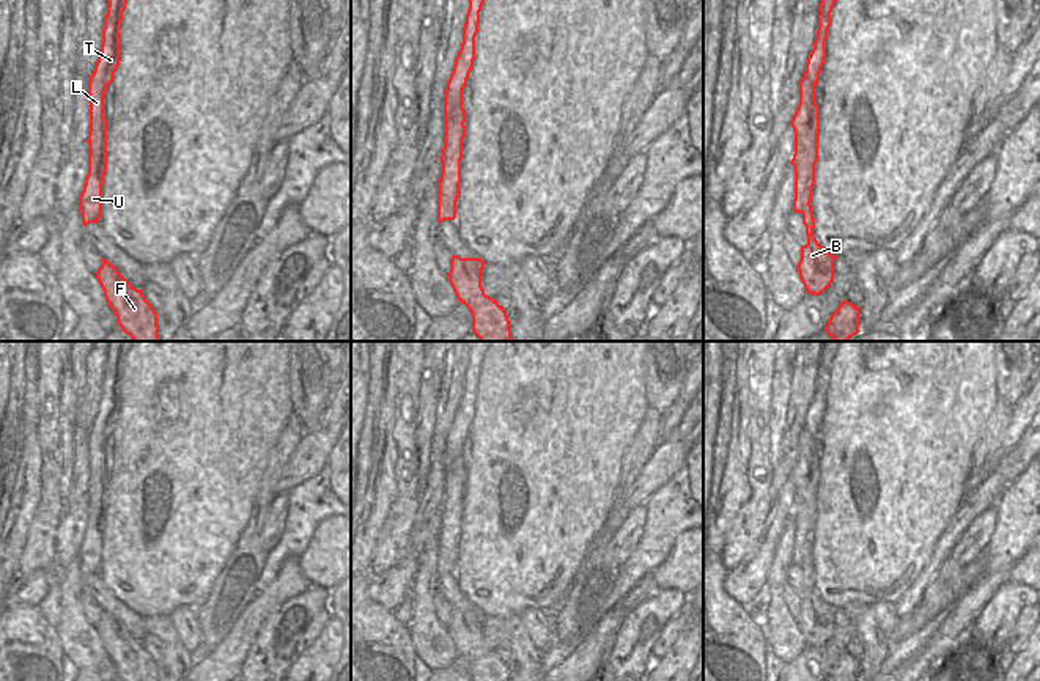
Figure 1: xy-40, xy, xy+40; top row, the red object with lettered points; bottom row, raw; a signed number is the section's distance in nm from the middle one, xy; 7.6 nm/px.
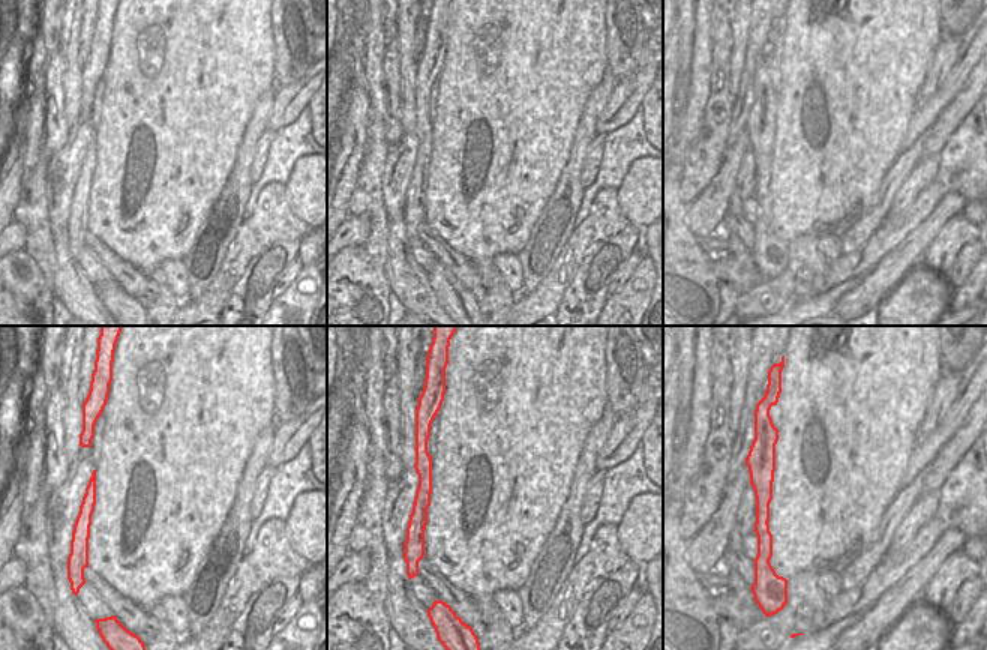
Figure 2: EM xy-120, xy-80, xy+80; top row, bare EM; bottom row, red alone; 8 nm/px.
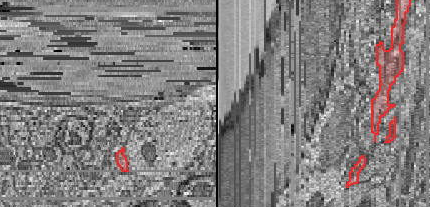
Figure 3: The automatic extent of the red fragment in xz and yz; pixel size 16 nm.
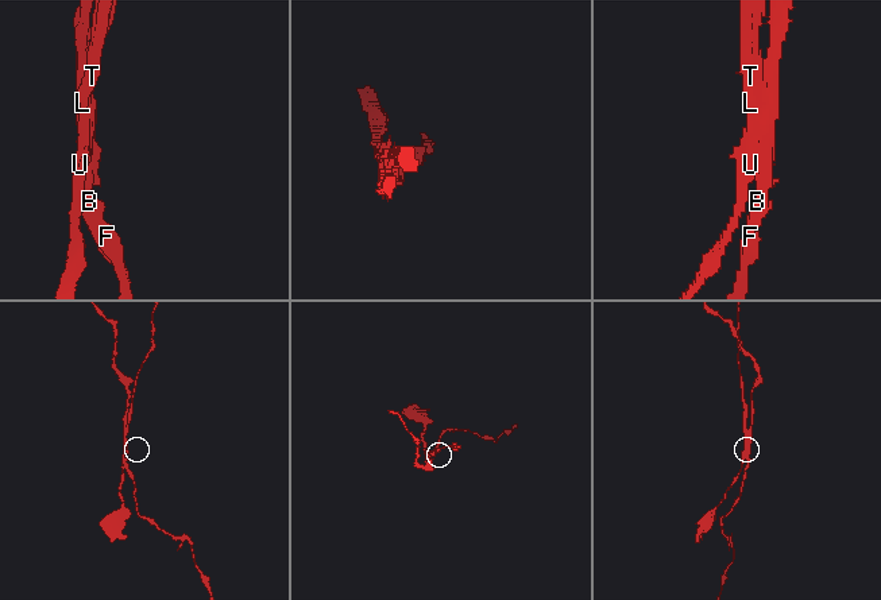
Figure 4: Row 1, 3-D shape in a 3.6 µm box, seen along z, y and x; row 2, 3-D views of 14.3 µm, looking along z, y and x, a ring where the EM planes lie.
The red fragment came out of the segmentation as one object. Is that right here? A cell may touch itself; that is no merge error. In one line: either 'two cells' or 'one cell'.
two cells

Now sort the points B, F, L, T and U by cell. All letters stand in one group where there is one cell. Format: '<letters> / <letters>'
B F / L T U

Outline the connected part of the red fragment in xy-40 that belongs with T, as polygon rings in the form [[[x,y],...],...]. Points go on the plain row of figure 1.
[[[109,341],[109,359],[104,370],[101,404],[94,423],[88,431],[90,483],[87,495],[90,508],[88,527],[79,549],[79,563],[82,566],[83,579],[98,576],[102,566],[102,536],[107,525],[109,478],[109,473],[104,469],[104,448],[120,418],[120,379],[131,348],[132,341]]]

